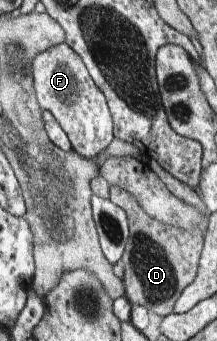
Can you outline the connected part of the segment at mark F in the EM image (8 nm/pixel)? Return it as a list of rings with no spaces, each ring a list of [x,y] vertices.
[[[66,41],[46,49],[32,61],[32,78],[34,79],[40,106],[43,110],[49,110],[53,117],[56,117],[56,120],[60,122],[65,133],[71,139],[72,149],[84,158],[93,159],[99,157],[100,153],[105,151],[115,139],[114,125],[106,97],[97,89],[97,85],[95,85],[94,79],[91,77],[85,63],[83,63],[80,54],[72,46],[67,45]]]

